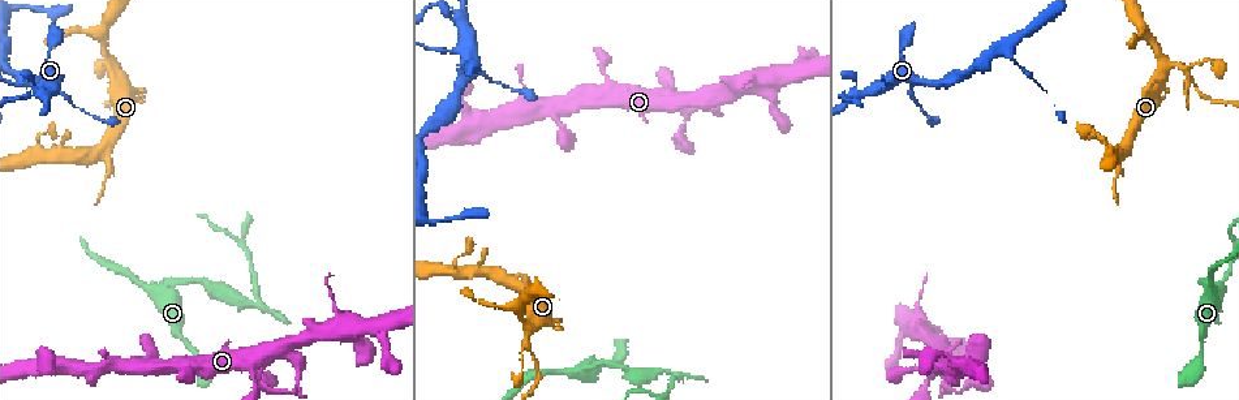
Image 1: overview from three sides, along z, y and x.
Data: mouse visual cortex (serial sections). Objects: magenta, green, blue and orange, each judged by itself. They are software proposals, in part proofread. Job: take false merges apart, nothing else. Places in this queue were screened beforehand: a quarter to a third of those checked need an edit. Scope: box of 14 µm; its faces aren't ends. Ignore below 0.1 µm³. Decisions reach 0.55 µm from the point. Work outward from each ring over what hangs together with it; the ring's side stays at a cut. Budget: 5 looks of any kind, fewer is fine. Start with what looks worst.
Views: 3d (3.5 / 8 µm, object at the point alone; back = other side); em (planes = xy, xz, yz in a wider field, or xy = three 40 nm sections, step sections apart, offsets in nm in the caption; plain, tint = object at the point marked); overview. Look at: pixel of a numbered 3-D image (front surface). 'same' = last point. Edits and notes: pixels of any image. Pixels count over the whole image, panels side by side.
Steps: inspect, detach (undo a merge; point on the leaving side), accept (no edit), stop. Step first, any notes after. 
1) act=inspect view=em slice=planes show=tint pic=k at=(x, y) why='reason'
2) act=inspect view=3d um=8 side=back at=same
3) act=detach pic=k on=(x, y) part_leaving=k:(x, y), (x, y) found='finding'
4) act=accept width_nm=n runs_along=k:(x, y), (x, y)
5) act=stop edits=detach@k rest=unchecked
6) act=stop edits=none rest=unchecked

act=inspect view=3d um=3.5 pic=1 at=(595, 367) why='sharp bend'

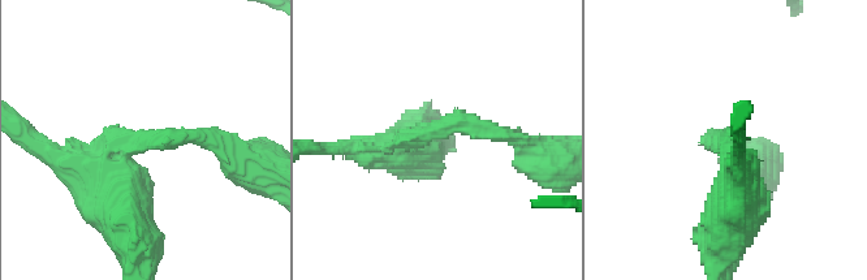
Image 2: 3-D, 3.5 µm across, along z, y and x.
act=inspect view=em slice=xy step=2 show=tint pic=2 at=(434, 129) arm_widths_nm=200,700

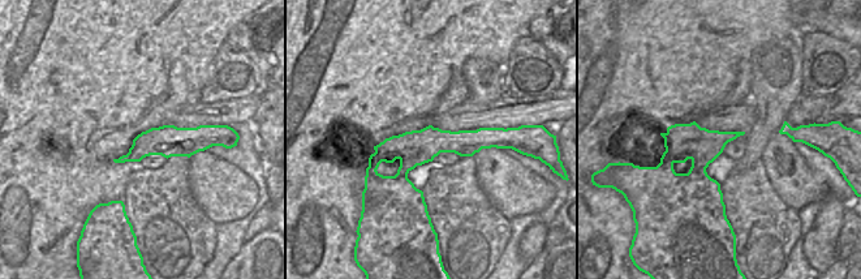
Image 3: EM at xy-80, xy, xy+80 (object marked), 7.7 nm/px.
act=accept runs_along=3:(499, 133), (392, 147), (370, 172) found='continuous, no second cell'

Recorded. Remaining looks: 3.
act=inspect view=3d um=8 side=back pic=1 at=(674, 376) why='abrupt turn'

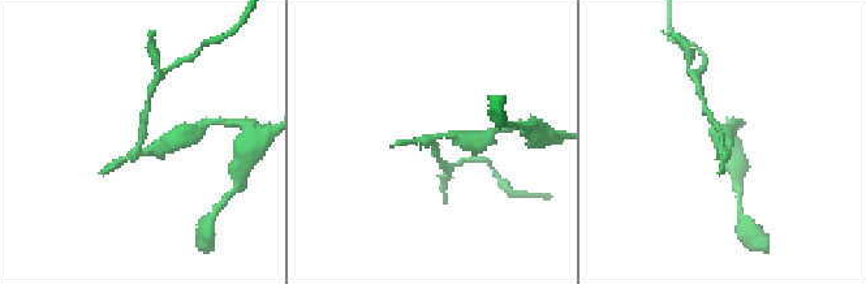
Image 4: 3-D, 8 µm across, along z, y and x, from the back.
act=inspect view=em slice=xy step=2 show=tint pic=4 at=(138, 145)

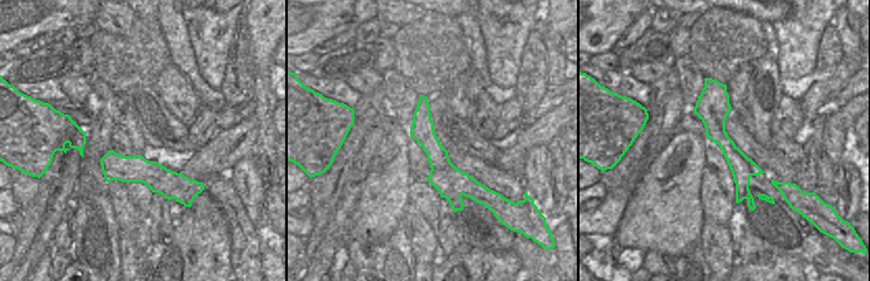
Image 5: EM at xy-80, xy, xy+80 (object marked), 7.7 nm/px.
act=detach pic=4 on=(143, 121) part_leaving=4:(137, 145), (141, 142), (150, 97) found='a second cell is stuck on'

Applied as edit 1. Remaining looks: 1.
act=stop edits=detach@4 rest=unchecked

